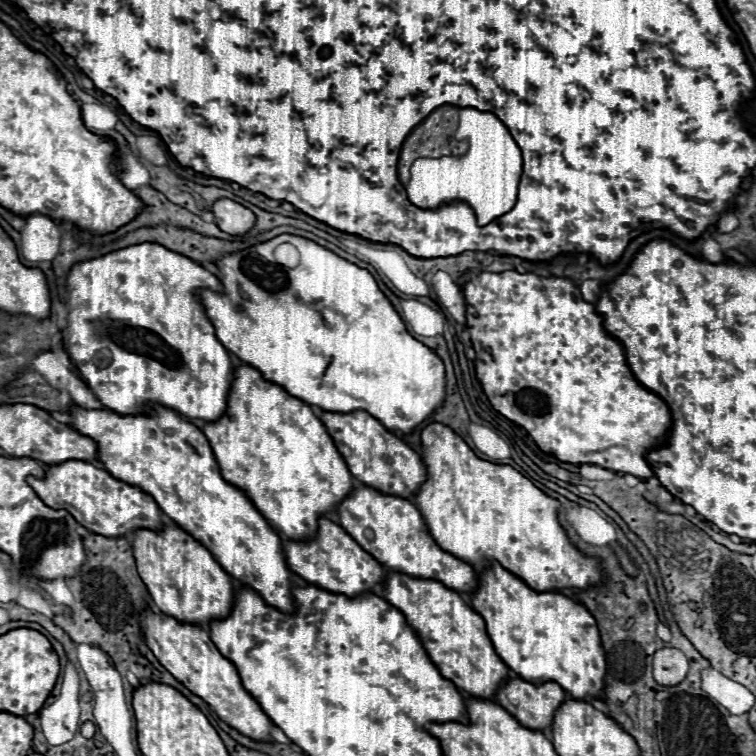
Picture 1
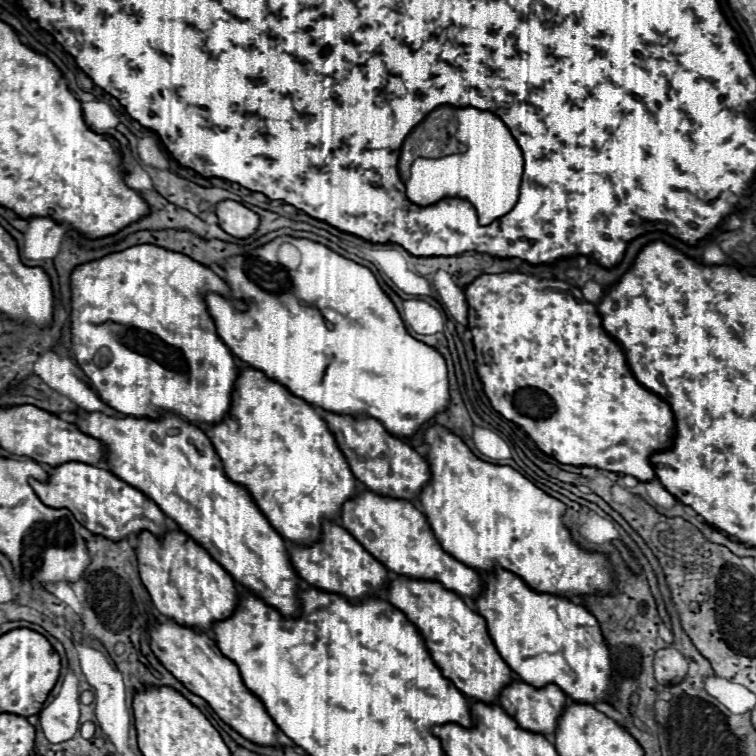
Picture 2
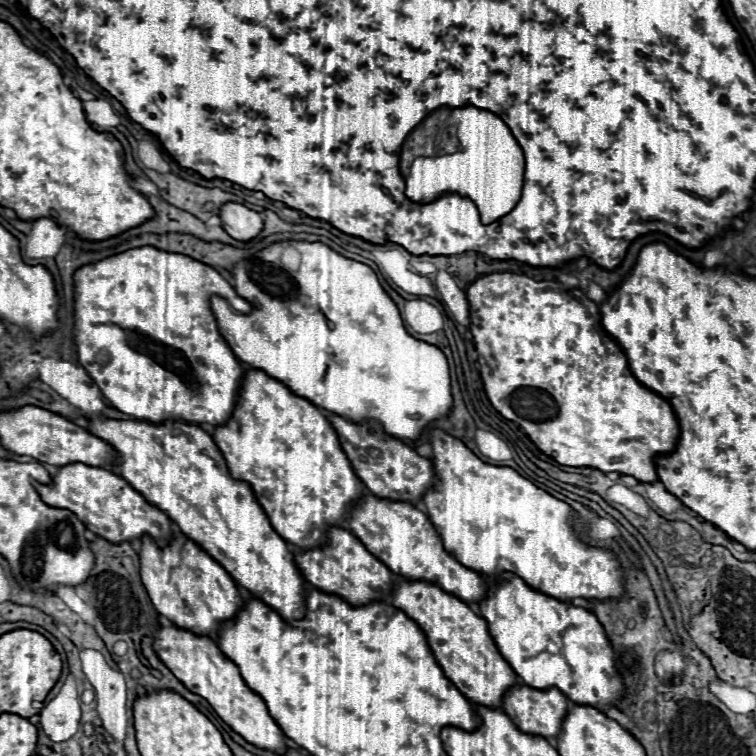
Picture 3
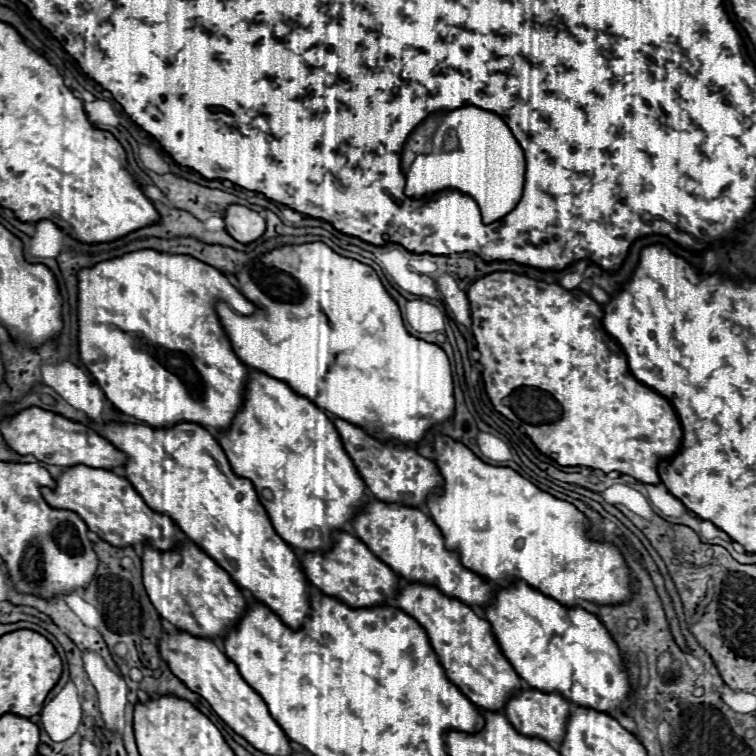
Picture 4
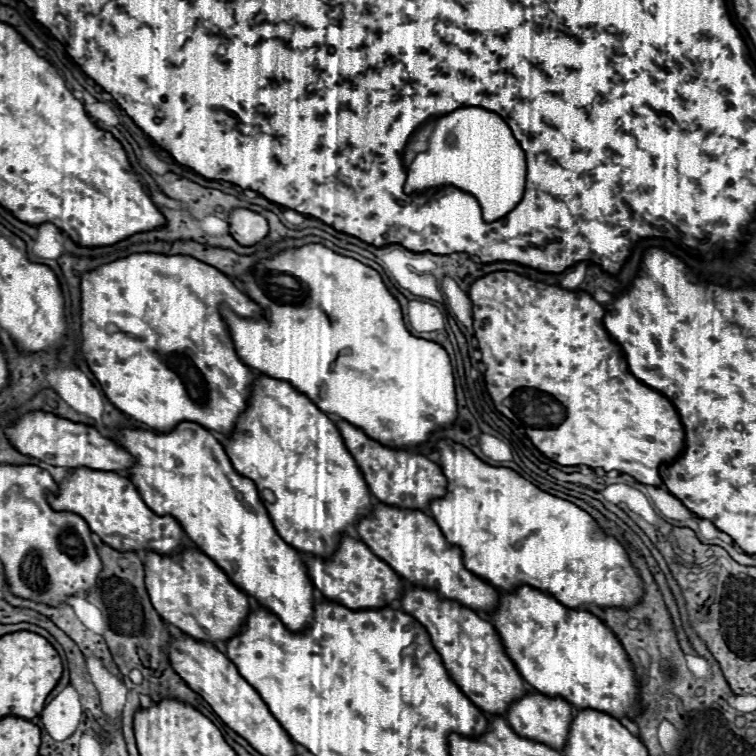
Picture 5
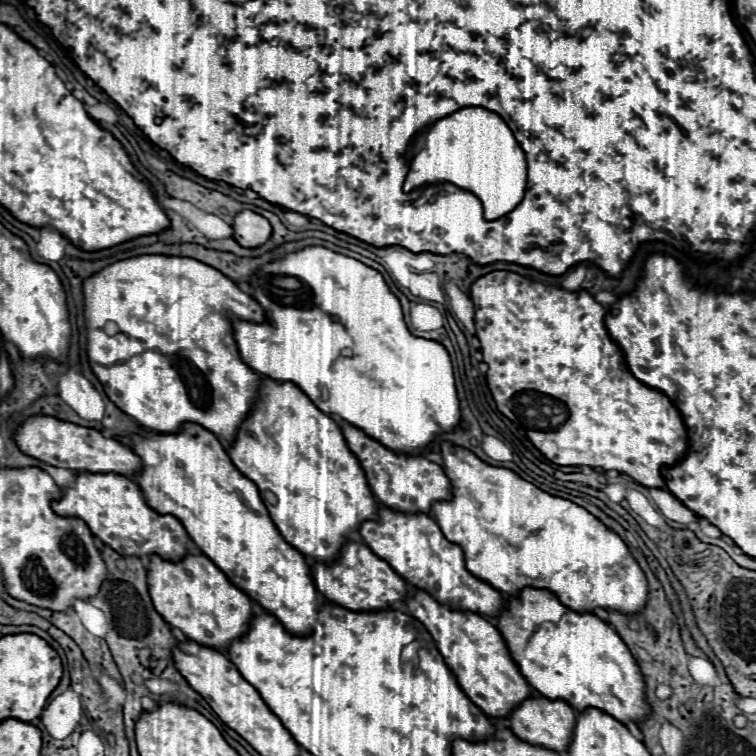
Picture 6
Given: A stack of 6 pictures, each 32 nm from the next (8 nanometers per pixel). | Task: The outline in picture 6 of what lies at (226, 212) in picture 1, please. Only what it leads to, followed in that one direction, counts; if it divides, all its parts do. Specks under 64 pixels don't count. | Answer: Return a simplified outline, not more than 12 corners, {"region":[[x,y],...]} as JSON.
{"region":[[240,212],[234,218],[236,242],[258,248],[272,236],[264,216]]}

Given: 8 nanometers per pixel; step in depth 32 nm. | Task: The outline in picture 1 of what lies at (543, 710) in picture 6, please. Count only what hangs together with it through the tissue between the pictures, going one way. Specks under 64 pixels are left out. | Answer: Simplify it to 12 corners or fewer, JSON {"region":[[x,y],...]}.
{"region":[[506,680],[496,702],[524,728],[548,732],[566,692]]}

